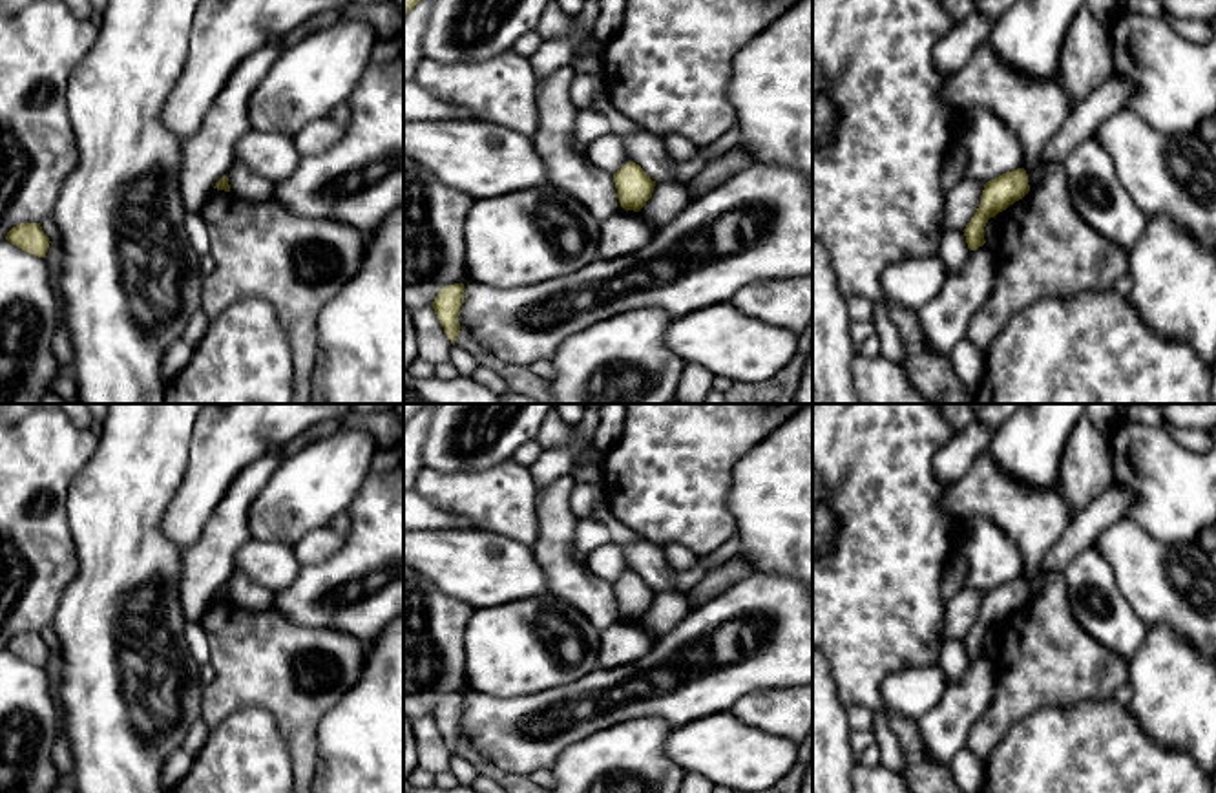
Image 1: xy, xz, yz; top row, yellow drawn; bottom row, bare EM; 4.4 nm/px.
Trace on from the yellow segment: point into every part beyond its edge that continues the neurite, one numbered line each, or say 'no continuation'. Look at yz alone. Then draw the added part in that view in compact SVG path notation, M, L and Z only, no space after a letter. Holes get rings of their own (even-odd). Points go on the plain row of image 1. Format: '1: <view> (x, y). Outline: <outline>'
no continuation

